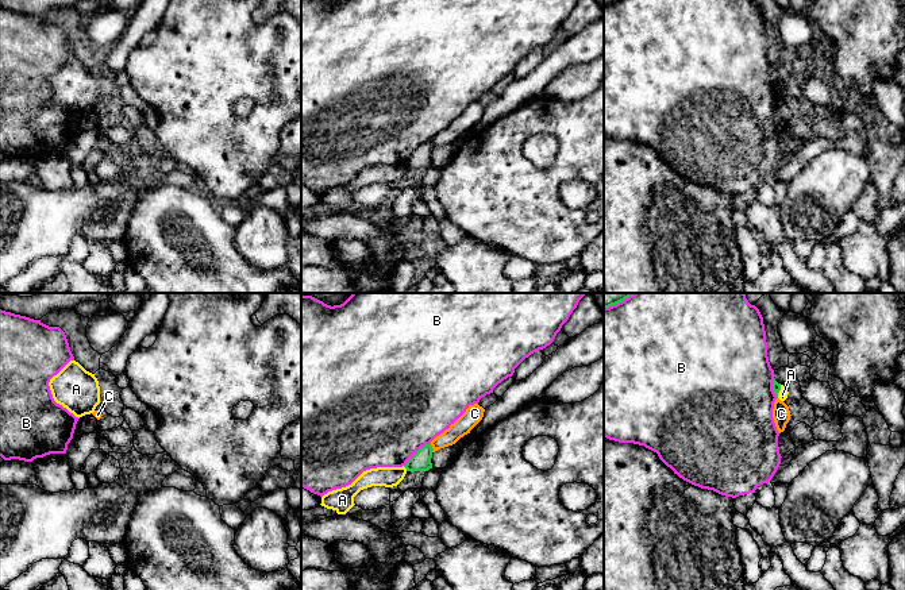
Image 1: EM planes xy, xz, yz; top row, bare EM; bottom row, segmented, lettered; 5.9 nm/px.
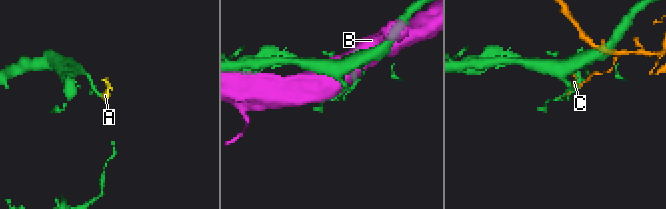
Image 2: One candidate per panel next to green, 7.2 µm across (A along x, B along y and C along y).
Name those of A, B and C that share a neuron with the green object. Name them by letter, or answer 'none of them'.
none of them

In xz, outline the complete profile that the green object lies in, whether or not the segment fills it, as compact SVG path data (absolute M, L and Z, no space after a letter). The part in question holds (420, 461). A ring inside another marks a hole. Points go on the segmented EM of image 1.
M431 443L417 450L417 452L413 454L413 456L404 466L407 471L411 471L411 473L428 471L430 468L432 468L432 463L431 463L432 451L434 448Z

